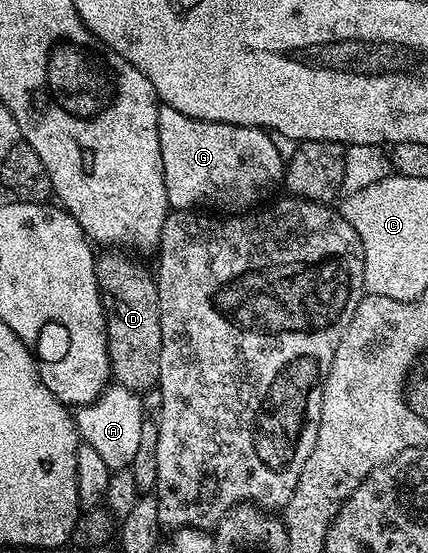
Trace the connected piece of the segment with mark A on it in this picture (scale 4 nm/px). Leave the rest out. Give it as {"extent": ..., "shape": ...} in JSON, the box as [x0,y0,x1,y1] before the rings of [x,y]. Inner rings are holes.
{"extent":[74,383,146,471],"shape":[[[115,383],[109,384],[98,400],[75,410],[74,420],[83,444],[94,447],[108,469],[115,471],[132,466],[134,455],[138,455],[138,445],[142,443],[142,423],[146,420],[146,405],[141,394]]]}

